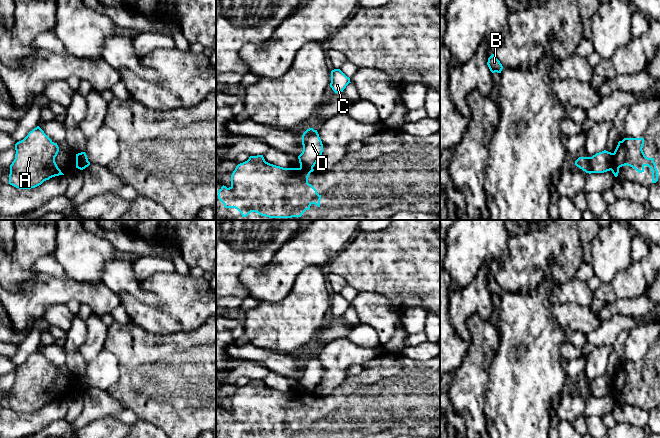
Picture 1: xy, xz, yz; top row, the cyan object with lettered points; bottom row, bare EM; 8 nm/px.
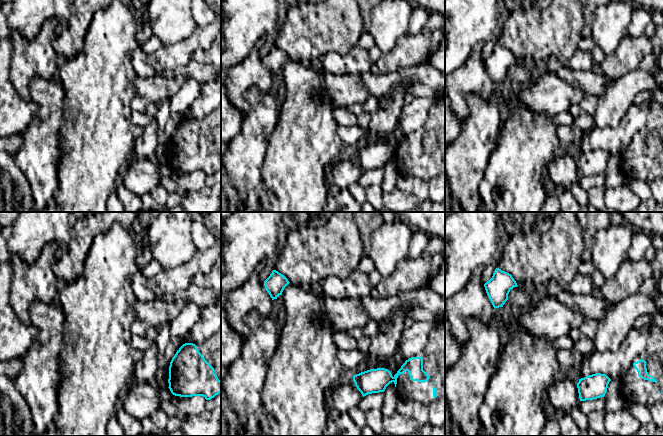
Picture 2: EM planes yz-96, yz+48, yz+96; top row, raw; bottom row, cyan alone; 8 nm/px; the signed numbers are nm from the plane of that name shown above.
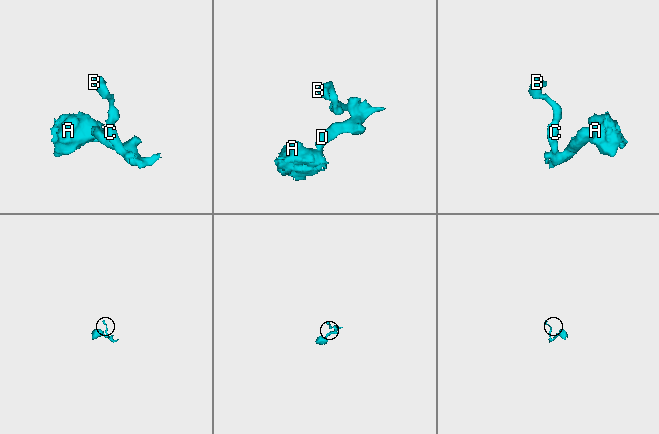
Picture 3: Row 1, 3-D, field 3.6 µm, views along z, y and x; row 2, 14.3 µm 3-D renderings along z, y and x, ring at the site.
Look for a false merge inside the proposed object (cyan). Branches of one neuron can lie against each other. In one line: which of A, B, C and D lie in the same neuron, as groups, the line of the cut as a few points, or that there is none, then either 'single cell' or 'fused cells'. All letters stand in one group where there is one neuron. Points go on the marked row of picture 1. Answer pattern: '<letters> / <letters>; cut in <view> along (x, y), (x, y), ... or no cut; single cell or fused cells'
A / B C D; cut in yz along (613, 153), (610, 169); fused cells

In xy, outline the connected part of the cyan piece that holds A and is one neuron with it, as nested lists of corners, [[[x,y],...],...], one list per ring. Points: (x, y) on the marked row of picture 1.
[[[39,126],[17,142],[15,150],[15,159],[10,165],[10,185],[19,189],[31,189],[52,177],[64,175],[55,162],[59,152],[57,143]]]

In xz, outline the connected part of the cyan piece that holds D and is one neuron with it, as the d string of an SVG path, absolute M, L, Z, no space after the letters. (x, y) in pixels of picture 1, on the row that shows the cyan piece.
M307 129L302 135L303 151L298 156L300 168L313 168L323 152L323 144L317 130Z

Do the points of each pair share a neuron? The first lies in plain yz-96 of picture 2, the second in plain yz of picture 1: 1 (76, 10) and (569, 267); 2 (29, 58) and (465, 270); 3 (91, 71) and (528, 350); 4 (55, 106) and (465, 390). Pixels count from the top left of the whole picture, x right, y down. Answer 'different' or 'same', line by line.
1: same
2: different
3: same
4: same

